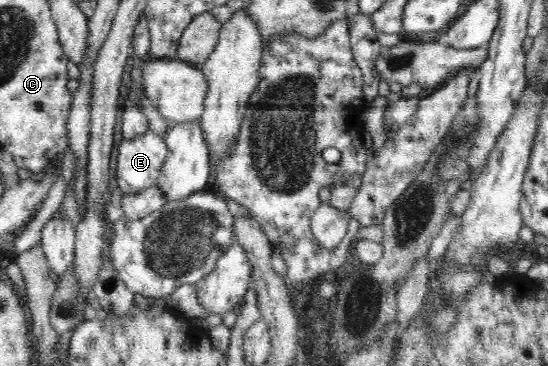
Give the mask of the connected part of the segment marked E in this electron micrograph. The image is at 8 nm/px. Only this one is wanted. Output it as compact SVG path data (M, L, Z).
M149 129L140 137L123 139L118 150L116 182L120 192L136 194L157 183L168 155L163 136Z

